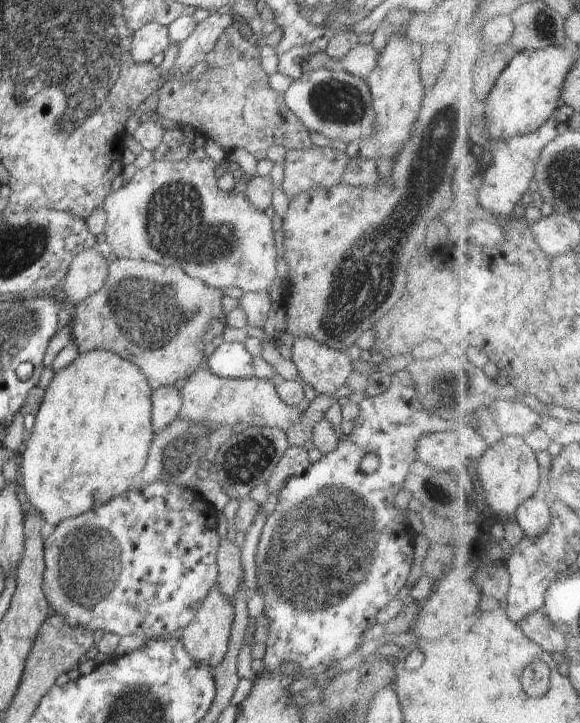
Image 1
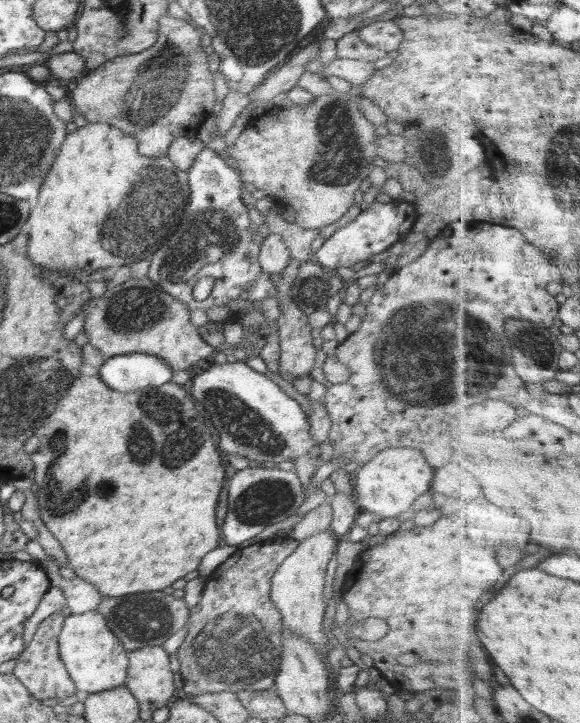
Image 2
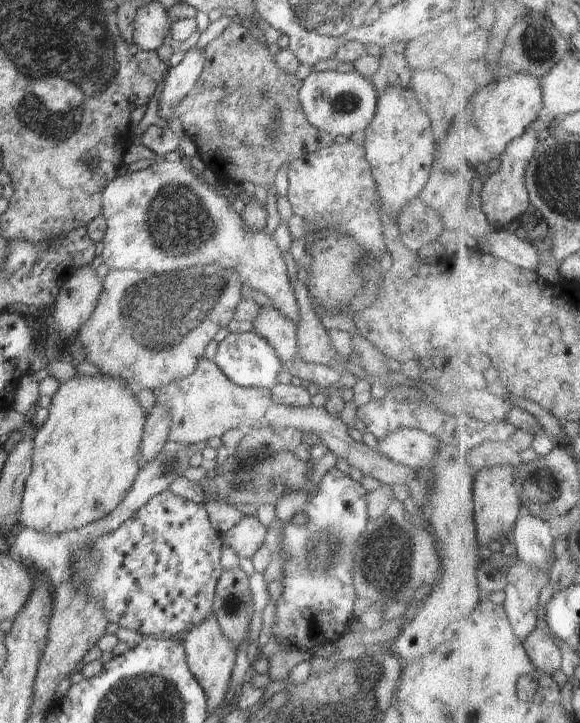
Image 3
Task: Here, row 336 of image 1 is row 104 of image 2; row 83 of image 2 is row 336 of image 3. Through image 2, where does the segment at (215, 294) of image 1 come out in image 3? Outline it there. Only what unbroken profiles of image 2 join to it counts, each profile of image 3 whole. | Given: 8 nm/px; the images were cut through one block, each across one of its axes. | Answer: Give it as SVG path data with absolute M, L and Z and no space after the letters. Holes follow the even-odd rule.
M220 264L187 268L166 276L134 270L109 270L102 279L102 292L92 316L75 337L86 350L84 360L99 368L104 376L122 378L132 394L146 388L156 390L178 378L186 378L196 370L216 332L227 328L234 318L234 310L245 292L236 272L224 270Z

